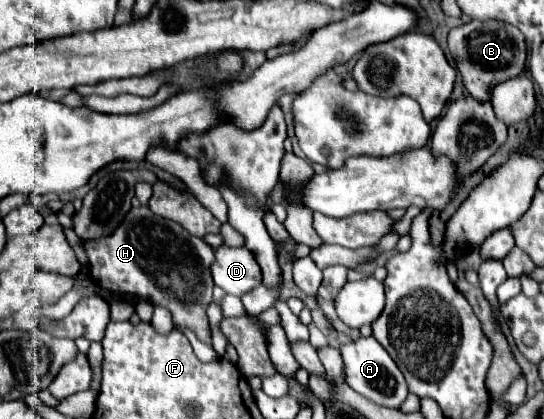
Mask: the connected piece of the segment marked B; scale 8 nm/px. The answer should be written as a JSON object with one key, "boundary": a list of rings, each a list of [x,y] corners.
{"boundary":[[[471,20],[459,28],[449,32],[449,50],[455,56],[457,70],[463,76],[463,84],[469,94],[477,100],[489,100],[493,88],[499,82],[515,78],[525,68],[527,58],[527,44],[525,36],[513,28],[513,24],[505,24],[499,20]]]}

